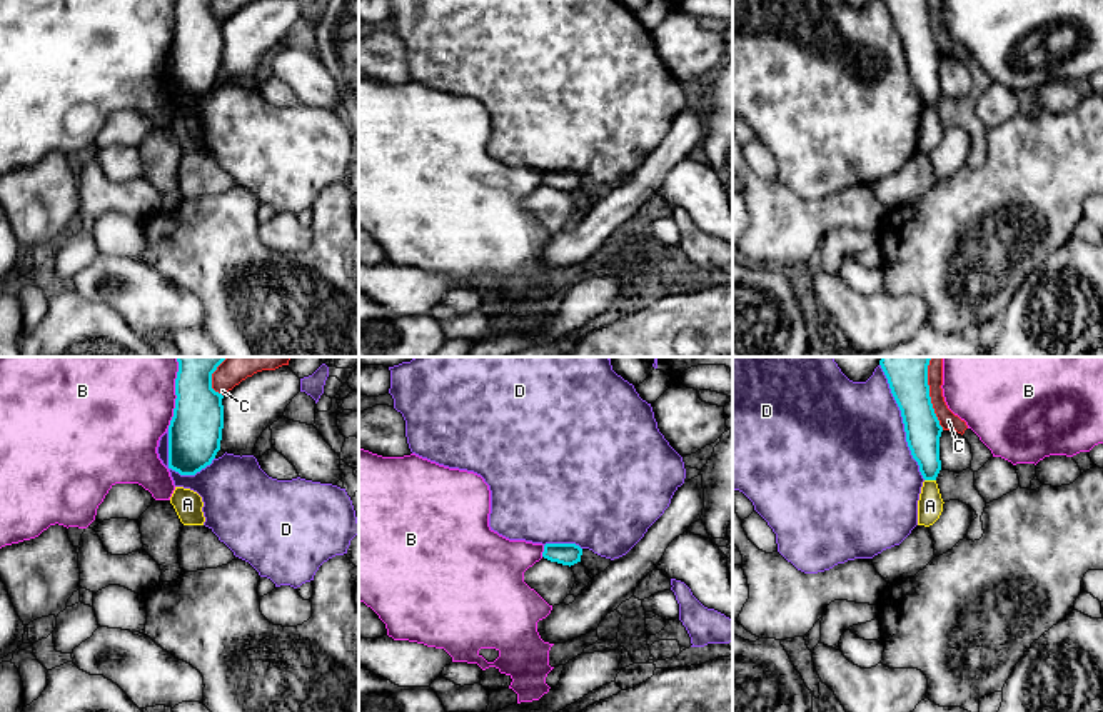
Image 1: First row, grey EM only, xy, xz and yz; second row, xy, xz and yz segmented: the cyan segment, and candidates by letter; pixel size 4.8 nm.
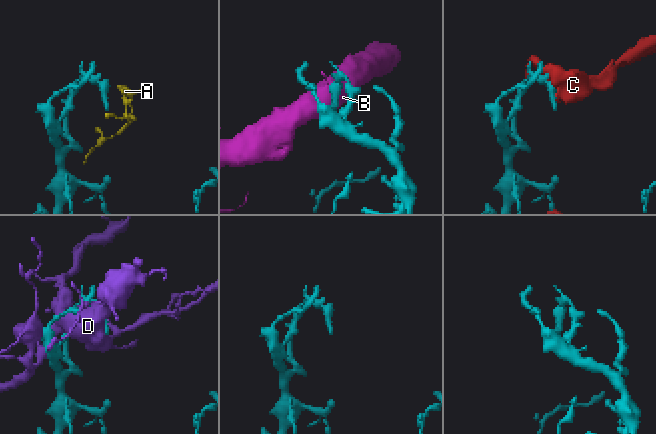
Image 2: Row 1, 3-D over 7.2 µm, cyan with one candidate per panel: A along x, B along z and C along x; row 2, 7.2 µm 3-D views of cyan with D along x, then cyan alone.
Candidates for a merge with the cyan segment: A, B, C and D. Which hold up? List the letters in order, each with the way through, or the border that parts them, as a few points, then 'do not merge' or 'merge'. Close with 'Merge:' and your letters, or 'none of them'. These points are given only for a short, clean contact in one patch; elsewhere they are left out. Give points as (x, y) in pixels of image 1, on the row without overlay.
A: do not merge
B: do not merge
C: do not merge
D: do not merge
Merge: none of them

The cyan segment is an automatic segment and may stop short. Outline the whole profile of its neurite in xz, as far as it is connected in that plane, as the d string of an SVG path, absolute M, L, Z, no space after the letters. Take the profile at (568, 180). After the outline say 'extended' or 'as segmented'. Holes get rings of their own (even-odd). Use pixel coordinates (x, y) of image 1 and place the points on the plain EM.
M546 170L542 183L562 192L581 188L582 175L576 170Z | as segmented

